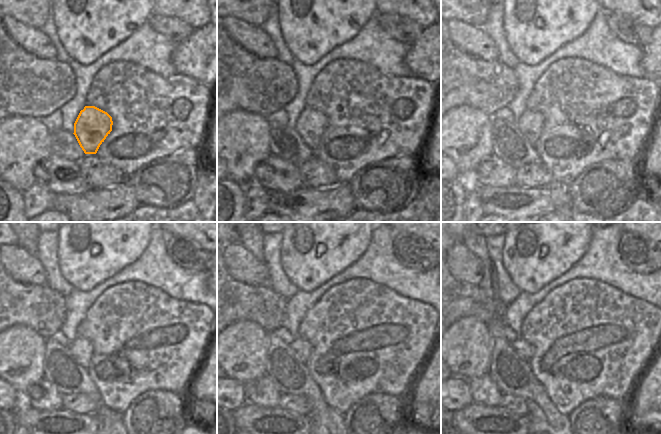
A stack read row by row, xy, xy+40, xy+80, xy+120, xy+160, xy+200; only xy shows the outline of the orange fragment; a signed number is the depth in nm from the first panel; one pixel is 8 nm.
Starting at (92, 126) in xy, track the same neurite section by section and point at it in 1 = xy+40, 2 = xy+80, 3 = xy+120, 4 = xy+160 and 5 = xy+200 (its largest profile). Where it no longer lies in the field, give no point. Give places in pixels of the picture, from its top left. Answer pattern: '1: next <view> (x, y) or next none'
1: next xy+40 (310, 125)
2: next xy+80 (531, 123)
3: next xy+120 (81, 348)
4: next xy+160 (302, 348)
5: next xy+200 (524, 350)

